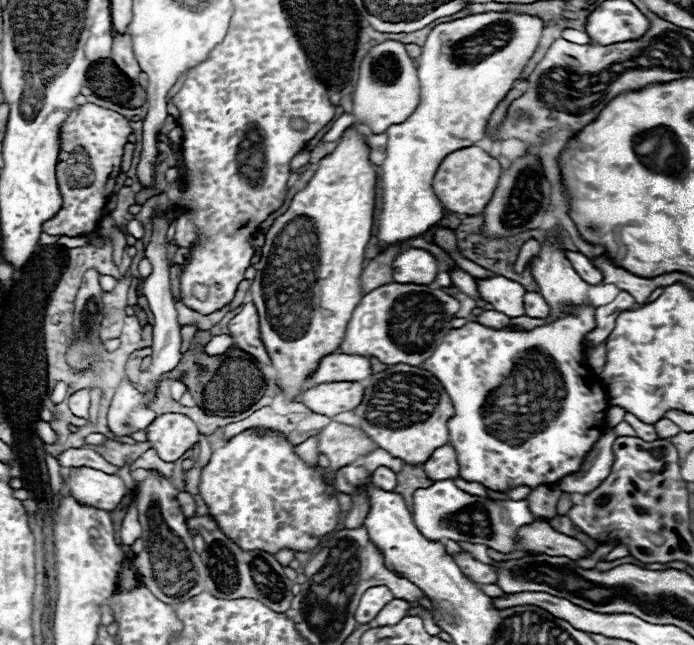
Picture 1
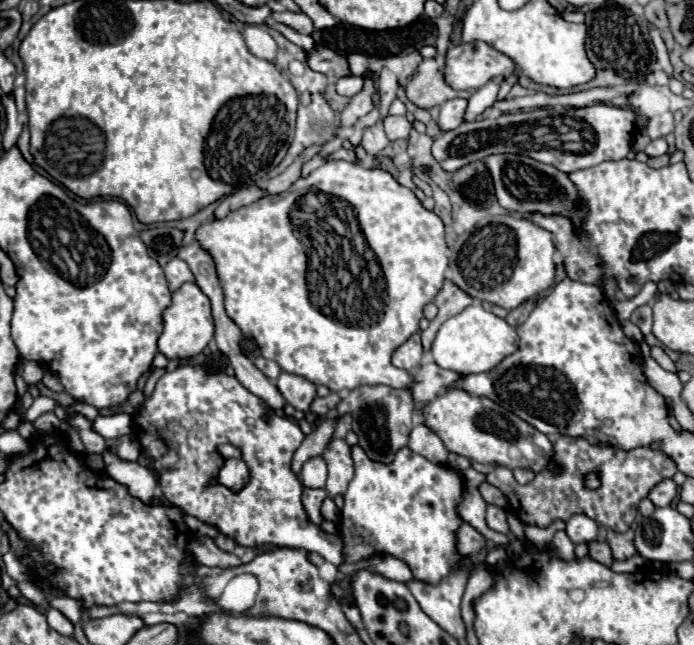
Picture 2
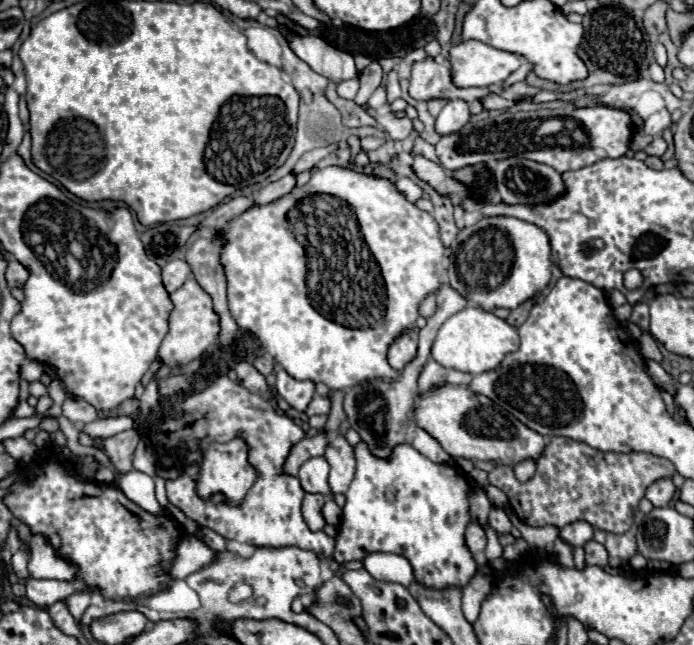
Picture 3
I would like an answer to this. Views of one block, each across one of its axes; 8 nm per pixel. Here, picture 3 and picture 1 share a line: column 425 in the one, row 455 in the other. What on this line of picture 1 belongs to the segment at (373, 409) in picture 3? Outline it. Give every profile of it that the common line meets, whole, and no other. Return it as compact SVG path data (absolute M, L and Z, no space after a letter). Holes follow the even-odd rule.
M330 422L318 434L318 450L324 452L330 460L330 466L324 468L328 480L334 480L334 470L366 456L374 448L374 440L360 428L354 428L350 424Z

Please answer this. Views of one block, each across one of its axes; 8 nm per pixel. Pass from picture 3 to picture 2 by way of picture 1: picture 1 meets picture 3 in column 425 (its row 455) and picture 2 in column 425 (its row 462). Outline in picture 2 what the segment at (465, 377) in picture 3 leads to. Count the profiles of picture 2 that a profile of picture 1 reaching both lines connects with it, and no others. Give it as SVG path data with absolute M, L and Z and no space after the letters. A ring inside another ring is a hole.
M428 358L412 374L416 376L416 386L412 388L412 398L414 398L416 404L432 402L436 396L442 394L444 388L448 388L460 376L460 374L456 374L452 370L440 368L432 358Z

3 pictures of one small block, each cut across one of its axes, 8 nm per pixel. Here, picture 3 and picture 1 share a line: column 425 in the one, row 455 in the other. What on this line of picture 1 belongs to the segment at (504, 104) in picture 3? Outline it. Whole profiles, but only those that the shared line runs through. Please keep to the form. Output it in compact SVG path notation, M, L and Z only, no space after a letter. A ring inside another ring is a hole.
M86 446L64 450L64 452L58 456L58 462L60 462L60 466L64 466L64 468L90 466L90 468L100 468L102 472L112 472L112 474L118 472L116 466L112 466L112 464L106 462L98 452L94 452L92 448L86 448Z

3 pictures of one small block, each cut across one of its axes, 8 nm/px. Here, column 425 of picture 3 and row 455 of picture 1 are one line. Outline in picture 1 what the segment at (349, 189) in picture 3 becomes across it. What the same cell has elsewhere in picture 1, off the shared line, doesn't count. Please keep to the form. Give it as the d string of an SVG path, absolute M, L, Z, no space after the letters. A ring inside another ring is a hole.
M244 430L230 438L222 448L214 450L210 462L200 472L198 492L208 506L208 514L216 520L216 524L220 524L220 530L234 544L244 548L244 552L252 552L256 548L262 552L272 552L272 556L282 548L294 552L312 552L340 522L336 486L324 480L320 466L308 466L294 452L294 448L296 446L276 430Z

